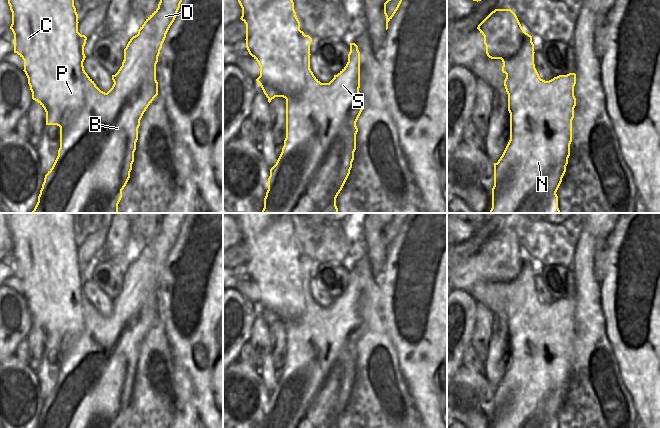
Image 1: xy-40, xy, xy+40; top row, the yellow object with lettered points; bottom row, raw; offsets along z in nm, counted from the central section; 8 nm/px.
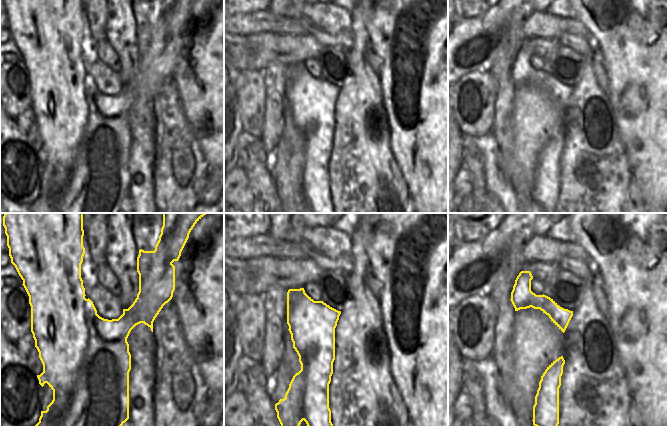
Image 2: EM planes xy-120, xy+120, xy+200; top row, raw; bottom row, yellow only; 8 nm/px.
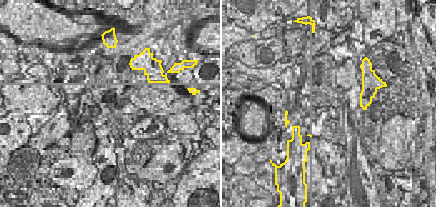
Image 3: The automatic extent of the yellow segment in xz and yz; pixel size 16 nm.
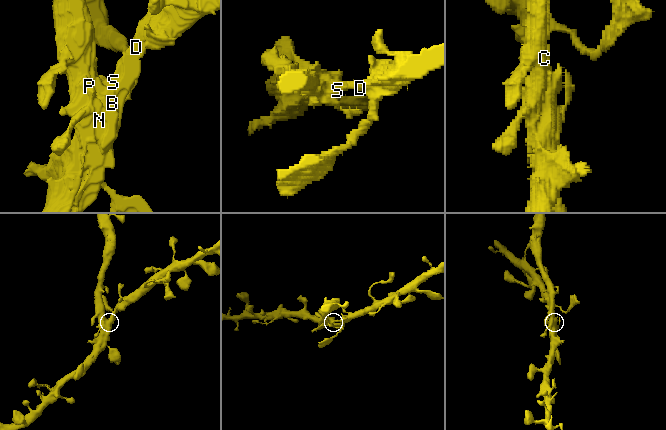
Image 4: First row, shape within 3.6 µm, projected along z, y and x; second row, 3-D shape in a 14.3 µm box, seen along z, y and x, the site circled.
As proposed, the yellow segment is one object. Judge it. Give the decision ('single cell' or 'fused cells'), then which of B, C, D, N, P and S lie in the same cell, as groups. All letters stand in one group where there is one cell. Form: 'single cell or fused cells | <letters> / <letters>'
fused cells | B D N S / C P

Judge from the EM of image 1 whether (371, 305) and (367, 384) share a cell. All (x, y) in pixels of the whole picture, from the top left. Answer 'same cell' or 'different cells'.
same cell

